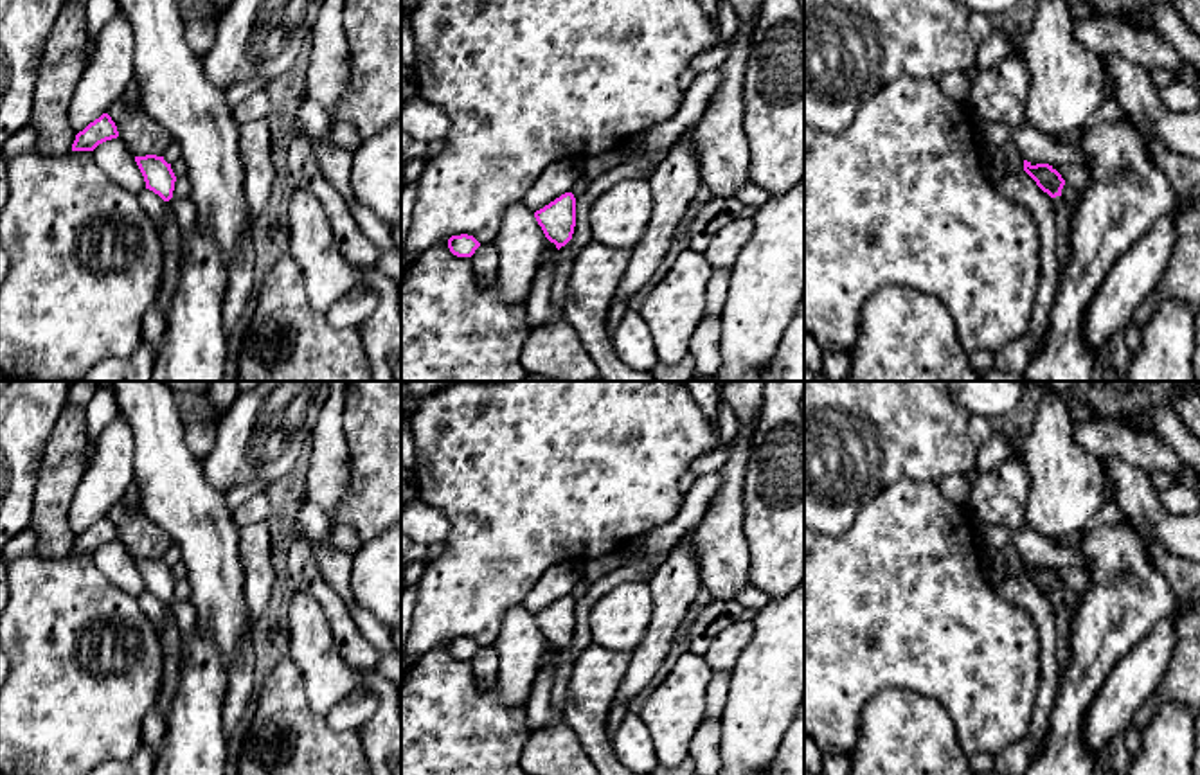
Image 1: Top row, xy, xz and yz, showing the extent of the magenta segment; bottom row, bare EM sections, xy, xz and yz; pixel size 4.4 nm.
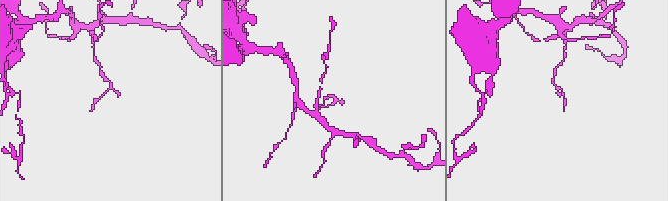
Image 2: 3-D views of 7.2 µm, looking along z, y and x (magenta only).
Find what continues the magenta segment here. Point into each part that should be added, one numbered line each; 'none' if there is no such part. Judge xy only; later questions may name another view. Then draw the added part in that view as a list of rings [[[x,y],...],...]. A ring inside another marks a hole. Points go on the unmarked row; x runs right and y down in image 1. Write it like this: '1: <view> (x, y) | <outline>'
1: xy (186, 614) | [[[176,601],[169,602],[175,620],[180,628],[184,638],[191,638],[196,631],[198,610],[191,601]]]

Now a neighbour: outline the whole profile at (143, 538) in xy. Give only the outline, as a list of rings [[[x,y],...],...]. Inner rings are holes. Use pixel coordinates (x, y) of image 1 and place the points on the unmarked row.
[[[117,502],[106,516],[117,529],[119,543],[122,543],[133,559],[157,557],[162,559],[171,545],[171,538],[142,514],[124,509]]]

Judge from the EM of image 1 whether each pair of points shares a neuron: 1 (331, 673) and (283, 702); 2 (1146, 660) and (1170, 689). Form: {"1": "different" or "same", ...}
{"1": "different", "2": "different"}

